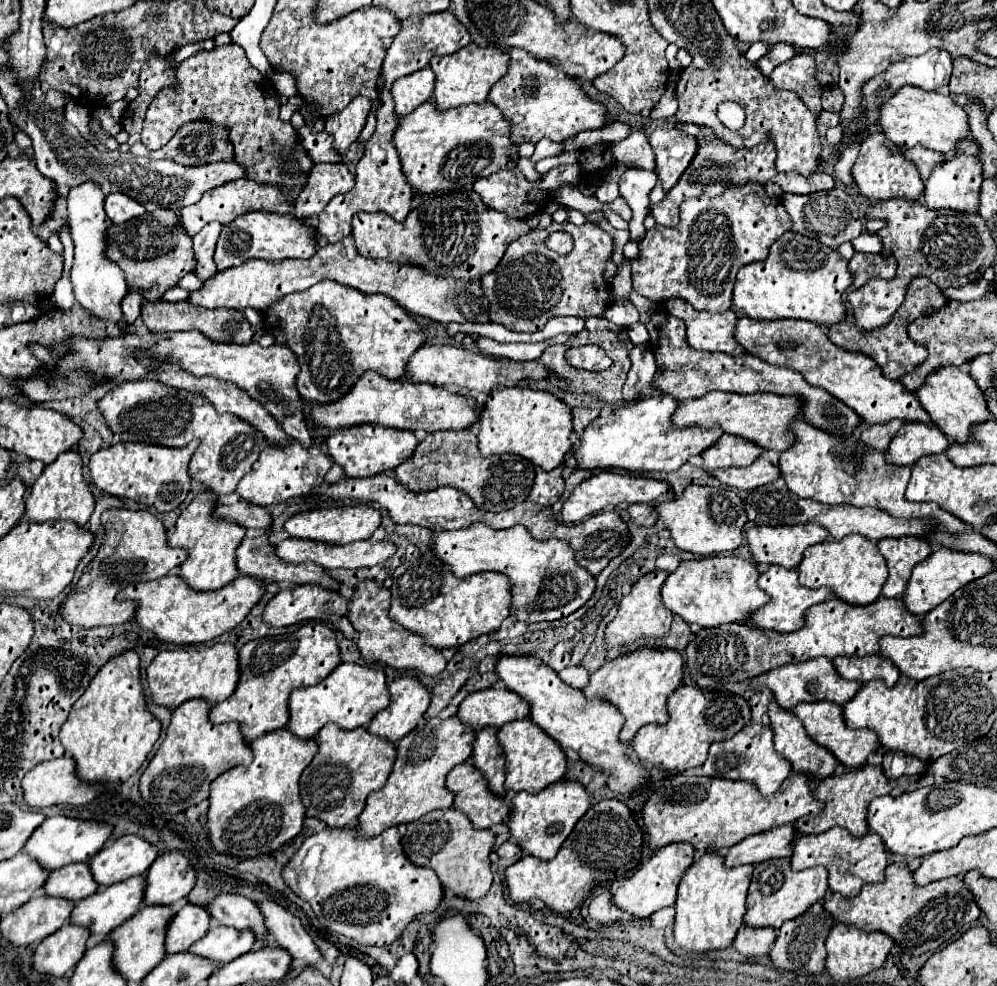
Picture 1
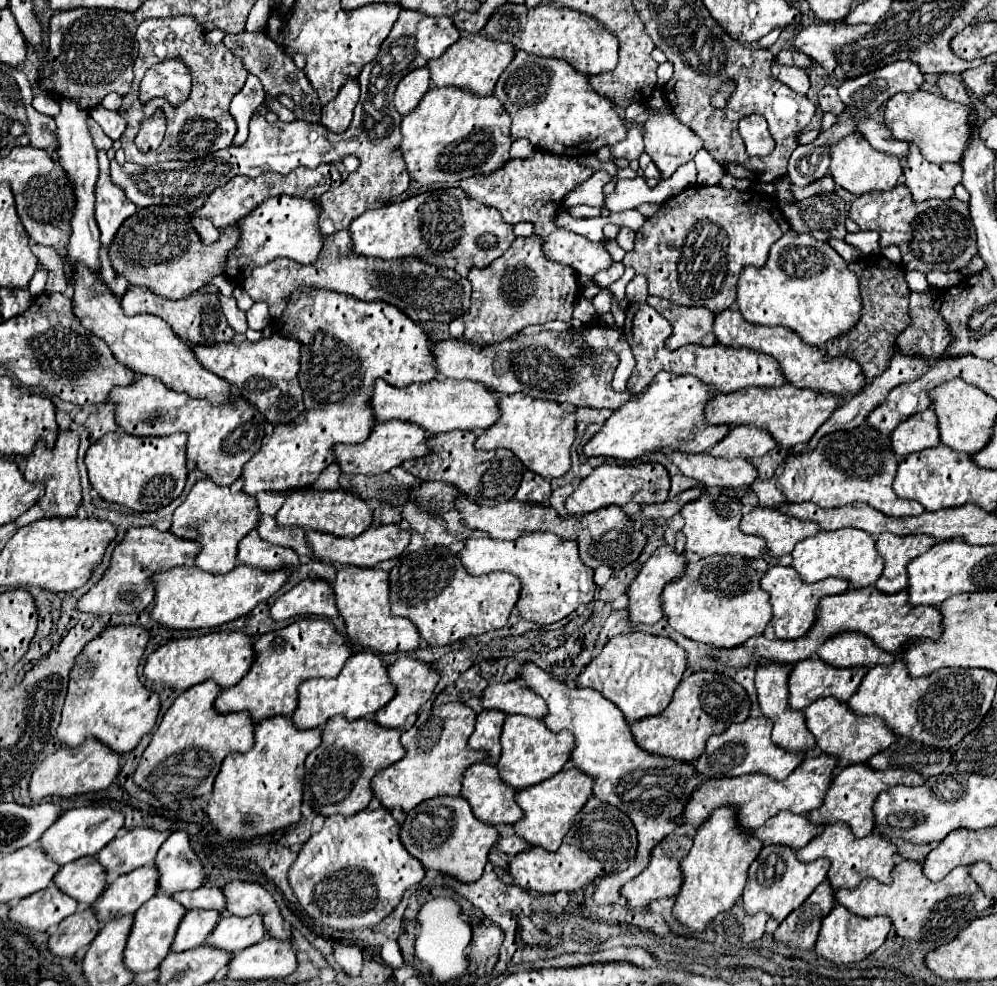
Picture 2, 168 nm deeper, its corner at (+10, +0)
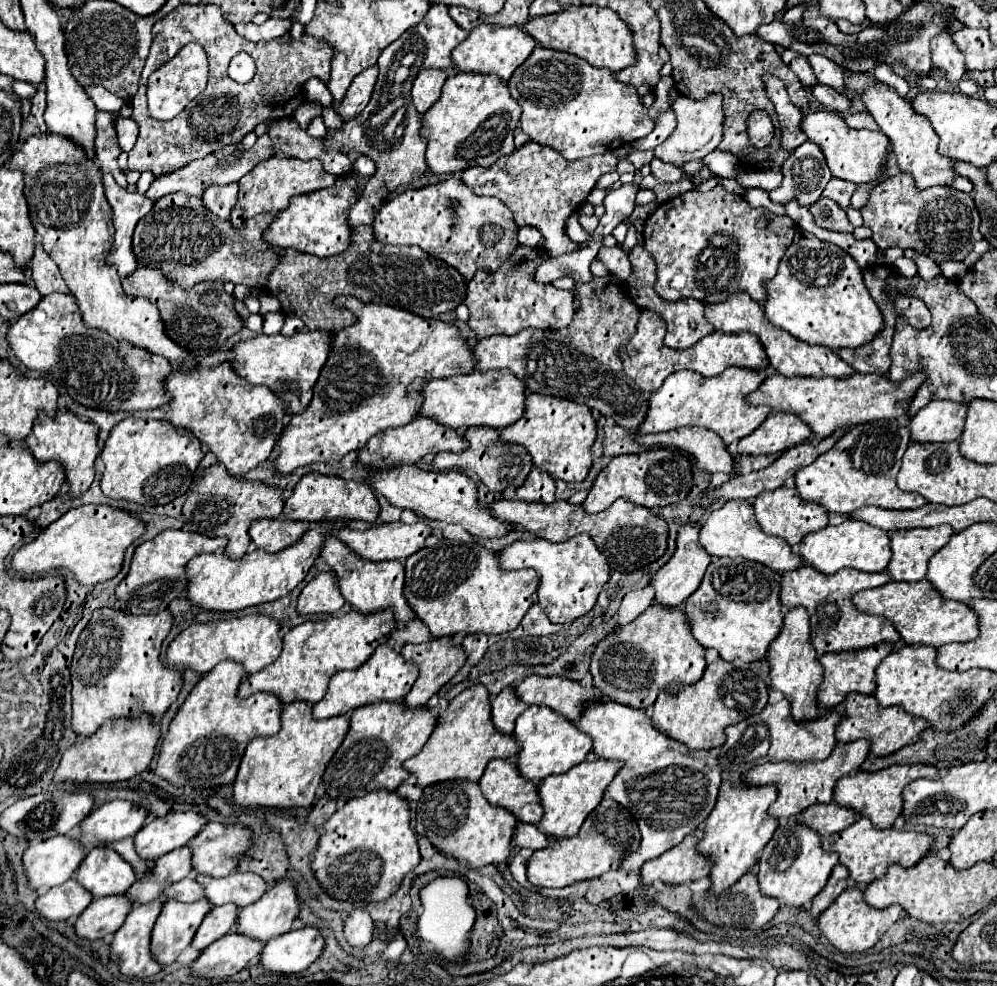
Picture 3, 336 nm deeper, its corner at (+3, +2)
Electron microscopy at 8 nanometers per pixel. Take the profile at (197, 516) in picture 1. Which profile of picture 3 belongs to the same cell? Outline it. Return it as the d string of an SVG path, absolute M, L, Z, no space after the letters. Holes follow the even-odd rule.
M211 465L203 471L203 481L207 483L207 489L205 491L195 491L189 495L189 499L185 501L183 505L183 517L185 517L185 527L189 531L195 531L195 533L207 533L209 537L227 537L229 543L225 547L225 555L227 557L233 557L233 559L241 559L251 543L247 531L251 527L253 521L257 519L277 519L281 515L281 509L283 509L283 491L273 487L273 485L265 485L261 481L245 481L245 479L235 479L231 477L223 465Z

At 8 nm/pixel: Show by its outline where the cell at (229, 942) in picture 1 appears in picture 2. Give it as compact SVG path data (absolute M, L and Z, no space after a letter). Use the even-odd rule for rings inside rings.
M254 913L250 917L224 915L216 925L214 933L206 939L206 943L226 949L230 953L236 953L262 941L264 935L266 935L266 929L262 921L262 913Z

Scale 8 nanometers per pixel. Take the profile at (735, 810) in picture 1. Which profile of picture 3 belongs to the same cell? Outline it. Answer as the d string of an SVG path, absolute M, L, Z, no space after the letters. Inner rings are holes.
M865 739L847 743L847 747L843 743L837 743L837 747L831 751L829 759L825 759L825 761L803 763L803 765L791 765L791 763L757 765L741 777L741 785L747 785L747 787L775 785L779 795L777 795L775 803L769 807L769 815L775 819L787 819L787 817L793 817L799 811L803 811L815 803L829 803L833 797L835 783L841 777L857 771L859 765L863 763L863 759L867 757L867 753L869 753L869 741L865 741ZM845 749L847 749L847 753L845 753Z

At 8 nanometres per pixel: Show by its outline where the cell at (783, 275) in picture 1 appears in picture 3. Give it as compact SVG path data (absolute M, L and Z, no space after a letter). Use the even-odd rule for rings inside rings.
M797 229L793 243L779 263L777 275L765 281L765 291L767 299L763 301L763 311L771 323L805 343L821 345L831 351L859 347L871 341L883 325L881 311L871 299L853 257L805 229Z

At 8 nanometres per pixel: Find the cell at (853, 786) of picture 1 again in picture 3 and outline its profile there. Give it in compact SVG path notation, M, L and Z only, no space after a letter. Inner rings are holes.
M893 765L889 769L881 769L875 773L869 771L855 771L845 775L833 791L833 801L839 803L841 807L847 807L851 811L855 811L861 817L871 819L875 829L889 829L893 825L893 821L899 817L901 813L901 791L907 783L919 779L919 777L927 777L927 779L939 779L939 769L933 765Z

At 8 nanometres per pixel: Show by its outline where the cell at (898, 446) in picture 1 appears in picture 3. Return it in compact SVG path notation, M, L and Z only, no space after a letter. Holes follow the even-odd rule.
M933 401L925 405L911 421L911 441L915 443L941 443L957 441L963 431L967 405L951 401Z

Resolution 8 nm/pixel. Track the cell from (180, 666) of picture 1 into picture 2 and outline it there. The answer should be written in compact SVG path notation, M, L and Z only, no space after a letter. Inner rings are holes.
M214 631L200 637L174 639L154 651L144 667L144 677L148 681L160 681L176 691L186 691L198 681L214 679L222 689L236 685L254 665L254 647L250 635L244 631Z

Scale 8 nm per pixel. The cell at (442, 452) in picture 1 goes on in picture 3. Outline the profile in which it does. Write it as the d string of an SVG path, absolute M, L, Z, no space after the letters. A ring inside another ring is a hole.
M469 427L463 437L469 443L469 447L461 453L437 453L433 459L433 467L437 471L461 469L465 473L477 475L489 487L491 493L501 493L509 499L515 499L517 487L521 487L521 483L533 469L533 461L525 451L525 447L499 441L499 431L491 427Z

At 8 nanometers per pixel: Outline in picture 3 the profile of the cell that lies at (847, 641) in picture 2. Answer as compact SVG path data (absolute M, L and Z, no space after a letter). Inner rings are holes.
M801 565L793 571L781 575L781 605L785 609L793 609L797 605L805 607L811 615L811 643L819 655L823 653L841 653L841 651L859 651L869 649L879 643L897 645L901 637L897 635L895 627L881 617L861 613L853 607L851 595L861 589L873 589L879 585L889 583L891 577L887 571L877 575L865 575L853 569L841 569L837 575L821 575L817 569L809 565Z

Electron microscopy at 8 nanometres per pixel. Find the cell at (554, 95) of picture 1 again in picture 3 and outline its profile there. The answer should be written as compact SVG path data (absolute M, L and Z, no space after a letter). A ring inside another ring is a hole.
M535 47L533 53L521 63L511 79L507 81L511 97L521 105L521 129L539 145L557 149L565 159L583 159L597 153L615 151L625 143L641 139L653 131L653 121L649 119L647 109L643 107L637 91L631 85L619 83L613 79L609 69L599 69L583 61L581 57Z

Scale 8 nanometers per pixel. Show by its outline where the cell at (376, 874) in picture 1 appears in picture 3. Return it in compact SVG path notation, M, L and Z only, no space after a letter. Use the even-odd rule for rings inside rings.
M373 791L365 797L357 797L349 803L345 803L343 809L335 811L329 821L323 825L323 833L319 837L317 849L313 853L311 871L323 891L339 901L351 901L351 903L383 903L387 901L397 889L401 887L401 881L407 873L411 873L419 863L419 845L415 839L415 833L411 831L411 819L409 819L409 803L407 799L397 797L397 793L389 791Z

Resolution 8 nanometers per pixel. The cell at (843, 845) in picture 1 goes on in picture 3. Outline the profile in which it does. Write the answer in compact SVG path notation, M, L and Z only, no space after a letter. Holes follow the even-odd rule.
M859 817L851 827L829 835L821 841L823 851L835 851L841 857L841 865L849 869L849 877L855 883L871 883L875 879L885 877L889 865L913 867L931 847L933 837L915 833L915 831L897 831L897 829L875 829L867 817Z

